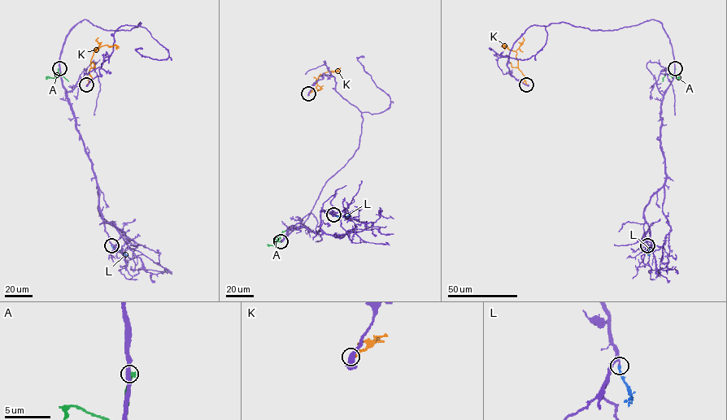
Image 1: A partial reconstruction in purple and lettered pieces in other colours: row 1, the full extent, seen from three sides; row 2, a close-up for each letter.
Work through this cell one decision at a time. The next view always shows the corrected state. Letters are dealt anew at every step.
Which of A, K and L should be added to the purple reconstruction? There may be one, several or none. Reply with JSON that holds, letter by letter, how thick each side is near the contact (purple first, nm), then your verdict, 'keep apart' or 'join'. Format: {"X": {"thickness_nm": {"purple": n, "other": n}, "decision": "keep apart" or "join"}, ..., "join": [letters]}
{"A": {"thickness_nm": {"purple": 480, "other": 550}, "decision": "keep apart"}, "K": {"thickness_nm": {"purple": 420, "other": 200}, "decision": "keep apart"}, "L": {"thickness_nm": {"purple": 200, "other": 200}, "decision": "join"}, "join": ["L"]}

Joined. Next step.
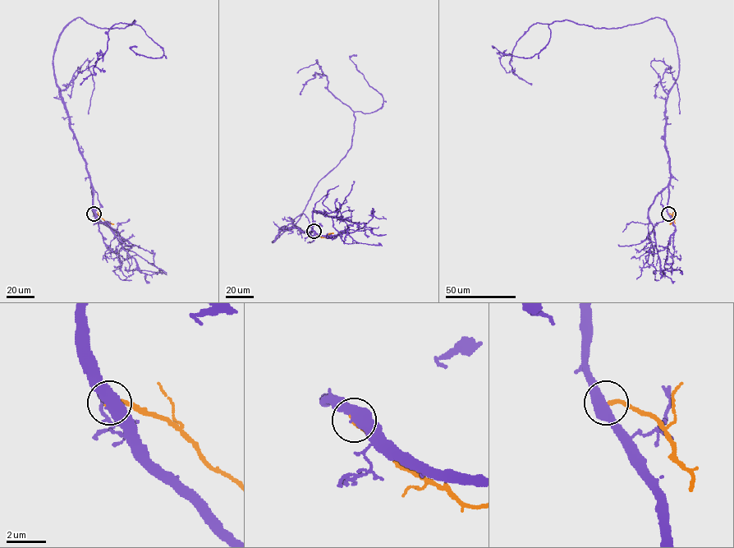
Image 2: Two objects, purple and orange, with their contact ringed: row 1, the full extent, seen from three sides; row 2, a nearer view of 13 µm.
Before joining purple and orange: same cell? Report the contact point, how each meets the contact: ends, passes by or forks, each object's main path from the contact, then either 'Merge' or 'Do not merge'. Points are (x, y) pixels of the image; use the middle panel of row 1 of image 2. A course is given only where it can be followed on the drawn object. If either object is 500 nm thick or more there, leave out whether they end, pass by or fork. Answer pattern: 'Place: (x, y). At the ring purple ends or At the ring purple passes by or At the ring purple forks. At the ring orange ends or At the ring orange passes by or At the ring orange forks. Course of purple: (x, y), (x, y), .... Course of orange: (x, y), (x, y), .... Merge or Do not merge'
Place: (314, 231). Course of purple: (314, 231), (284, 228), (272, 241), (346, 154), (355, 117), (326, 75), (315, 73), (300, 94). Course of orange: (314, 231), (322, 237), (333, 232). Do not merge

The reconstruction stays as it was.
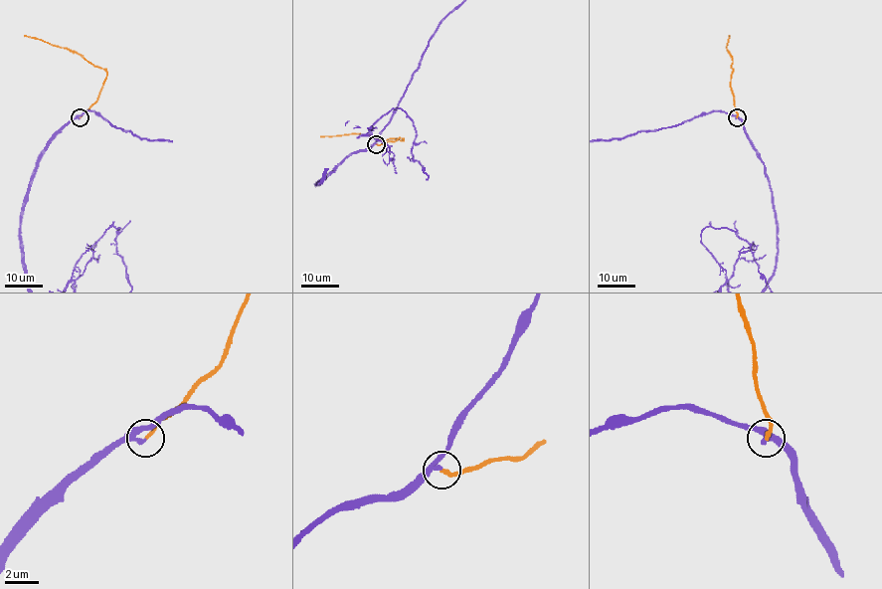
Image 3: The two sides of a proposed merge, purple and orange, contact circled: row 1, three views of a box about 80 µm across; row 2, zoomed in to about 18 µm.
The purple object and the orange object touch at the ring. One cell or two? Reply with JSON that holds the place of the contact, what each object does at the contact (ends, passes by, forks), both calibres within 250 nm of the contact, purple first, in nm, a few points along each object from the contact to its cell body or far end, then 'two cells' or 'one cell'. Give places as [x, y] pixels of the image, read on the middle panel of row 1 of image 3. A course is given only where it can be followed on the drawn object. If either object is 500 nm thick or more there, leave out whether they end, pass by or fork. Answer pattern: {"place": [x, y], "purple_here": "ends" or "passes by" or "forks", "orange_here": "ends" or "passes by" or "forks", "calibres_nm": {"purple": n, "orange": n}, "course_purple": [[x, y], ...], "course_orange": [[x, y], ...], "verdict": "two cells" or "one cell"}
{"place": [376, 144], "purple_here": "passes by", "orange_here": "ends", "calibres_nm": {"purple": 190, "orange": 240}, "course_orange": [[376, 143], [403, 139], [378, 139], [362, 134], [320, 137]], "verdict": "one cell"}

